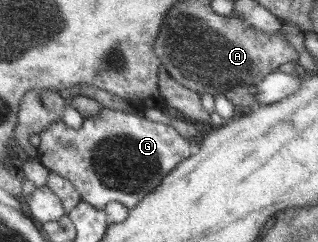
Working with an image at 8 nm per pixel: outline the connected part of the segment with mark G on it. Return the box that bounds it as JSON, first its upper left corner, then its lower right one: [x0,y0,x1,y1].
[33,108,192,210]

